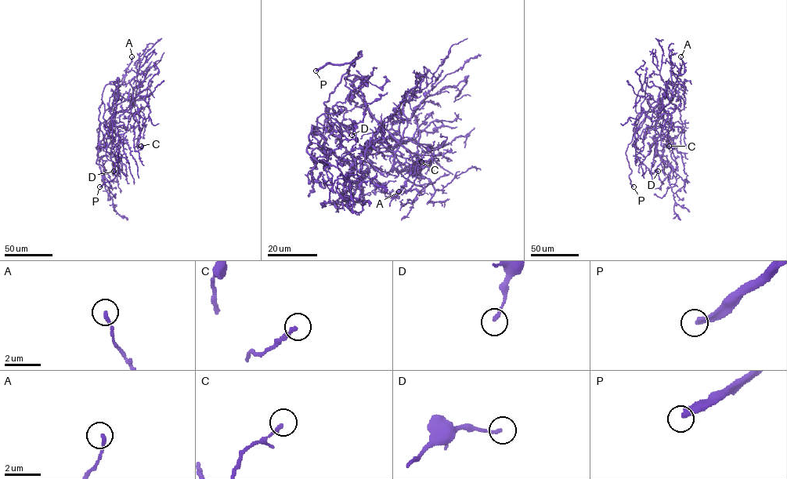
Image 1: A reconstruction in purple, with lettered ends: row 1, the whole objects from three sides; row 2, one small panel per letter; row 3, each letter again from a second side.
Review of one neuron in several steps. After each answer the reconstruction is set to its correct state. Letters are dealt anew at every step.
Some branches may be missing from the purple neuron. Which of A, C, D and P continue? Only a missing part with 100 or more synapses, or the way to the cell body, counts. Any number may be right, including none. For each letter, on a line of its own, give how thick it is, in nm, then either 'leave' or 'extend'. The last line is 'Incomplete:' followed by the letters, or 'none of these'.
A: calibre 190 nm; leave
C: calibre 190 nm; leave
D: calibre 170 nm; leave
P: calibre 320 nm; extend
Incomplete: P

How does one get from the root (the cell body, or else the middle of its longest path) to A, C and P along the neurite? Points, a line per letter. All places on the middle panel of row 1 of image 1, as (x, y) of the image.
A: (325, 106), (329, 110), (321, 150), (374, 179), (391, 196), (396, 197), (398, 191)
C: (325, 106), (348, 70), (376, 119), (421, 160), (434, 155), (413, 161), (412, 175), (421, 161)
P: (325, 106), (329, 94), (361, 51), (353, 66), (355, 59), (345, 64), (326, 63), (315, 70)

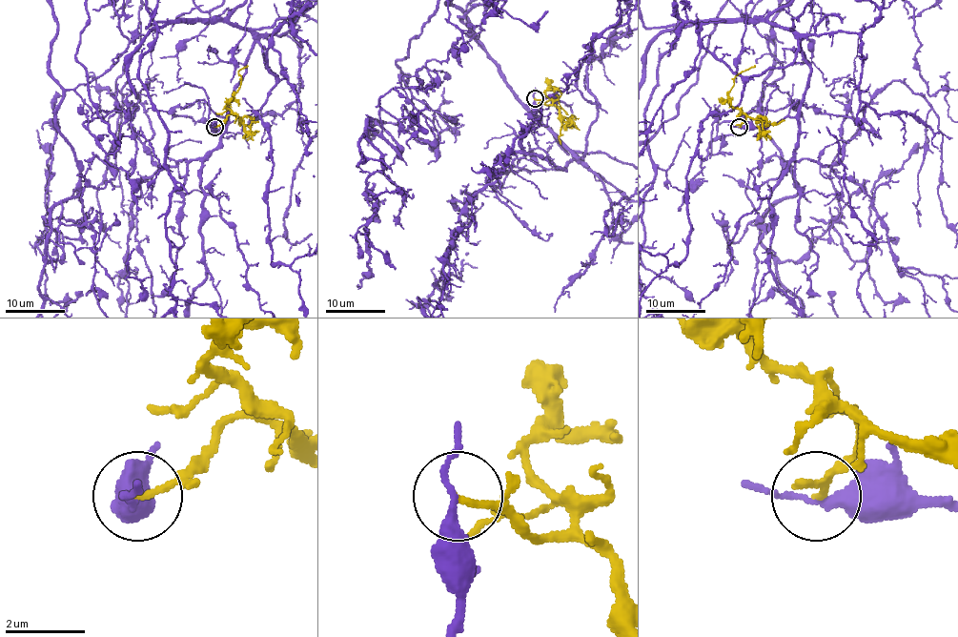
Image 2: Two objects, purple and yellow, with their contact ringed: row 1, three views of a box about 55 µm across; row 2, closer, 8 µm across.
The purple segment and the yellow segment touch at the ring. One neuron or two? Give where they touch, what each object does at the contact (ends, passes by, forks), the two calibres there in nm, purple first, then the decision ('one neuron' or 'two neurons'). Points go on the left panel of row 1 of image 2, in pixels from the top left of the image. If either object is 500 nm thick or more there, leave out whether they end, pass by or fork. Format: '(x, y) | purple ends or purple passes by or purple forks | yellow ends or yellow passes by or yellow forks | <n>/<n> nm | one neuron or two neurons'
(214, 127) | purple passes by | yellow ends | 220/160 nm | two neurons

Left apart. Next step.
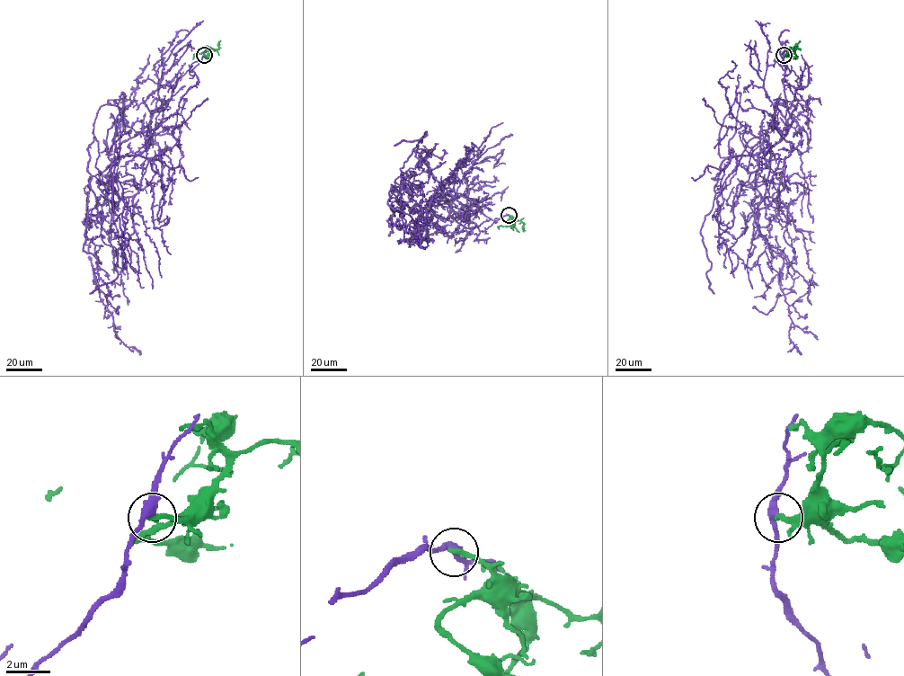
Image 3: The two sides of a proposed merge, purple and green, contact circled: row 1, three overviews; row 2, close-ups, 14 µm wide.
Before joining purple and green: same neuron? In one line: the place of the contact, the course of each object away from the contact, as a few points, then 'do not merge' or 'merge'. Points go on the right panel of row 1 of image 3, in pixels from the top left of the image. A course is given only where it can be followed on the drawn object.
place (784, 55); course purple (784, 55), (800, 78), (784, 136), (725, 159), (714, 191), (758, 137), (755, 222), (784, 261), (801, 354); course green (784, 55), (787, 49), (794, 48), (795, 59); do not merge

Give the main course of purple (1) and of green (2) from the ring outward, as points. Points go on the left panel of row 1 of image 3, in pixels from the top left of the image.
1: (204, 55), (159, 86), (149, 146), (117, 159), (110, 192), (88, 148), (83, 249), (140, 354)
2: (204, 55), (208, 54), (209, 48), (195, 53), (192, 59)

